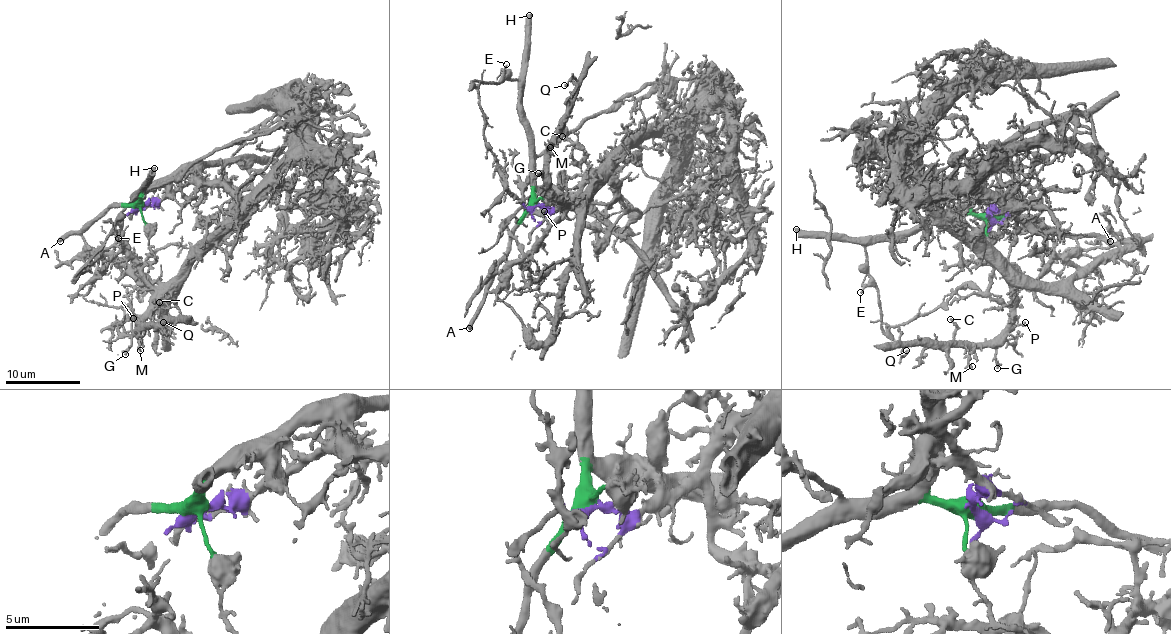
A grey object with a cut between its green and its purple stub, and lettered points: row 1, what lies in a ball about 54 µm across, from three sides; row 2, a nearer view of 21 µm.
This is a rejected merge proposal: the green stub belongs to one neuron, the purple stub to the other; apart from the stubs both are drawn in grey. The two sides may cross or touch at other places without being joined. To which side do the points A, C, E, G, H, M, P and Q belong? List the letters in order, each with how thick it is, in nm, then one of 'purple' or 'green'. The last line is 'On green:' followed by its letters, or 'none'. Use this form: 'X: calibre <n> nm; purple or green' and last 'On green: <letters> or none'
A: calibre 440 nm; green
C: calibre 160 nm; purple
E: calibre 130 nm; green
G: calibre 240 nm; purple
H: calibre 550 nm; green
M: calibre 260 nm; purple
P: calibre 140 nm; purple
Q: calibre 150 nm; purple
On green: A, E, H

